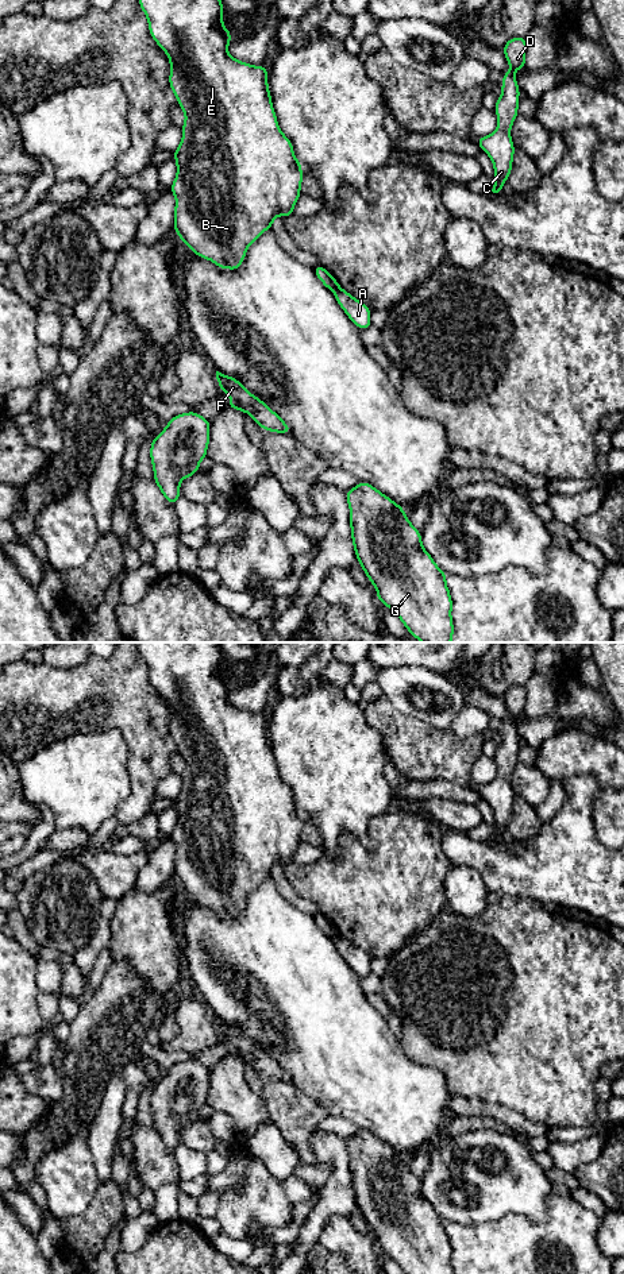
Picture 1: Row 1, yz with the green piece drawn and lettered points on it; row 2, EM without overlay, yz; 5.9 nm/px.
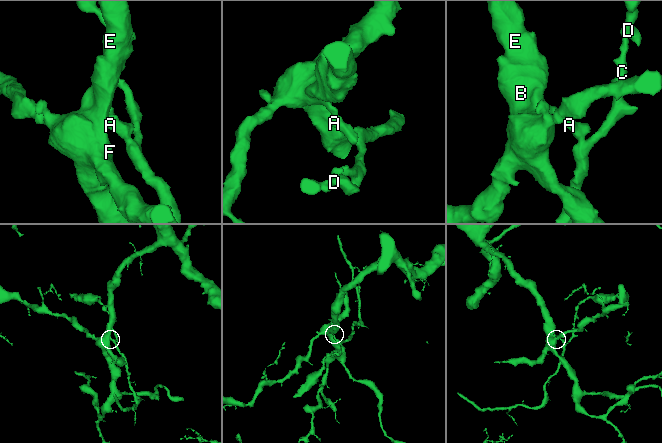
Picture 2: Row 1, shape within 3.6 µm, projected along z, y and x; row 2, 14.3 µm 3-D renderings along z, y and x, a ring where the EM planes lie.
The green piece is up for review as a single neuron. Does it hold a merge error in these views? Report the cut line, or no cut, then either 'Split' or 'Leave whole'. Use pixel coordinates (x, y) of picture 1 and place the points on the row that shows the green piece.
Split along yz (338, 286), (334, 290). Split

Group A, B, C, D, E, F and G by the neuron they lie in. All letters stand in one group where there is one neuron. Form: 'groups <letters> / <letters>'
groups A C D / B E F G

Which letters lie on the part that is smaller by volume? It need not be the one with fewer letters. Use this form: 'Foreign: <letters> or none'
Foreign: A, C, D

